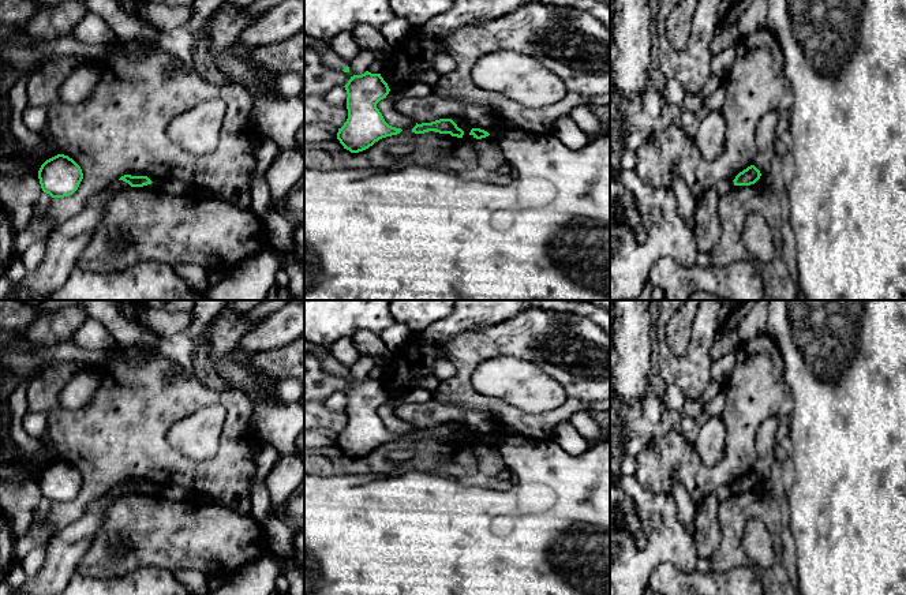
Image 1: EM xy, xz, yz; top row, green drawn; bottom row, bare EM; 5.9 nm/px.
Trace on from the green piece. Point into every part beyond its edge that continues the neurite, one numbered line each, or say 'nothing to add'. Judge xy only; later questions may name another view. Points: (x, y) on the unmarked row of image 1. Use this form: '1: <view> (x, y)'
nothing to add

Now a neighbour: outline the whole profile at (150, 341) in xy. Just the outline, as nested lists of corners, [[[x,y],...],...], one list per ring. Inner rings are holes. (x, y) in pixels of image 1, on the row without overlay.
[[[146,332],[136,343],[136,349],[158,349],[161,338],[150,332]]]

